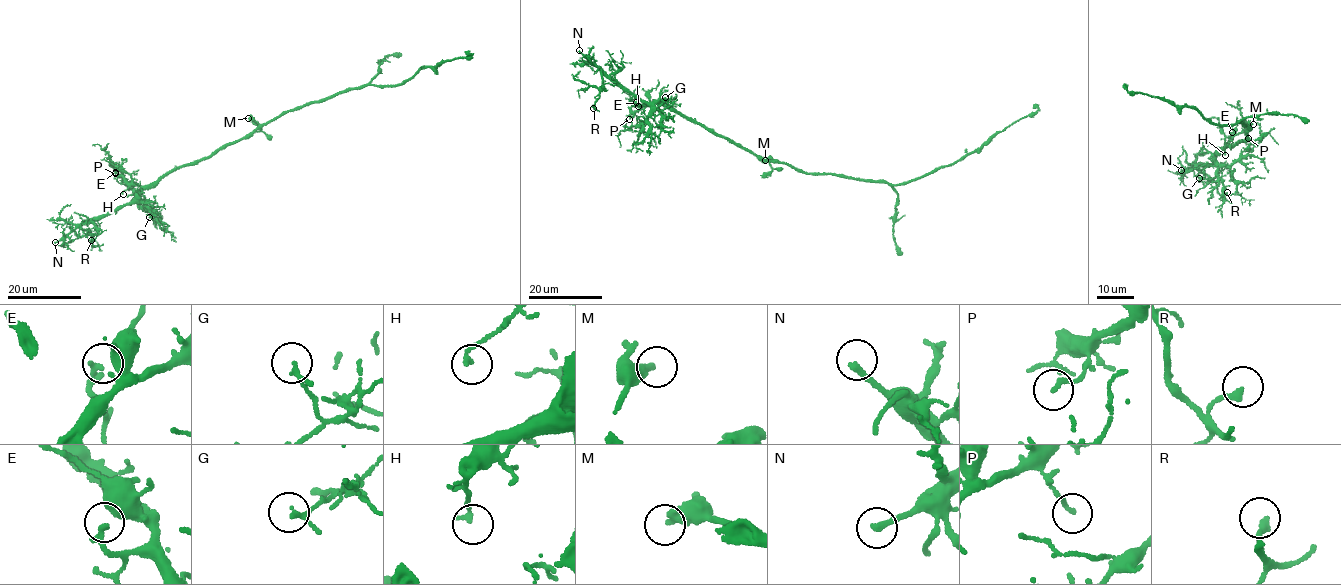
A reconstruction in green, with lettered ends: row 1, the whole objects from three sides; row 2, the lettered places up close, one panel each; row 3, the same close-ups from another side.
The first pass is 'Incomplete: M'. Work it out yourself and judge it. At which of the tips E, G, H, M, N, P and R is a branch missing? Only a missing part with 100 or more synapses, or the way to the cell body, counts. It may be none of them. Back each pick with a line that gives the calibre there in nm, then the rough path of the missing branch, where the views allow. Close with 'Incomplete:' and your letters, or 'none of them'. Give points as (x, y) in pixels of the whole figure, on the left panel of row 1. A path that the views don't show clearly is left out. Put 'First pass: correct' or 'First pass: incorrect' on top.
First pass: incorrect
N: calibre 240 nm; course (55, 242), (48, 247), (47, 254), (22, 264), (6, 262)
Incomplete: N

